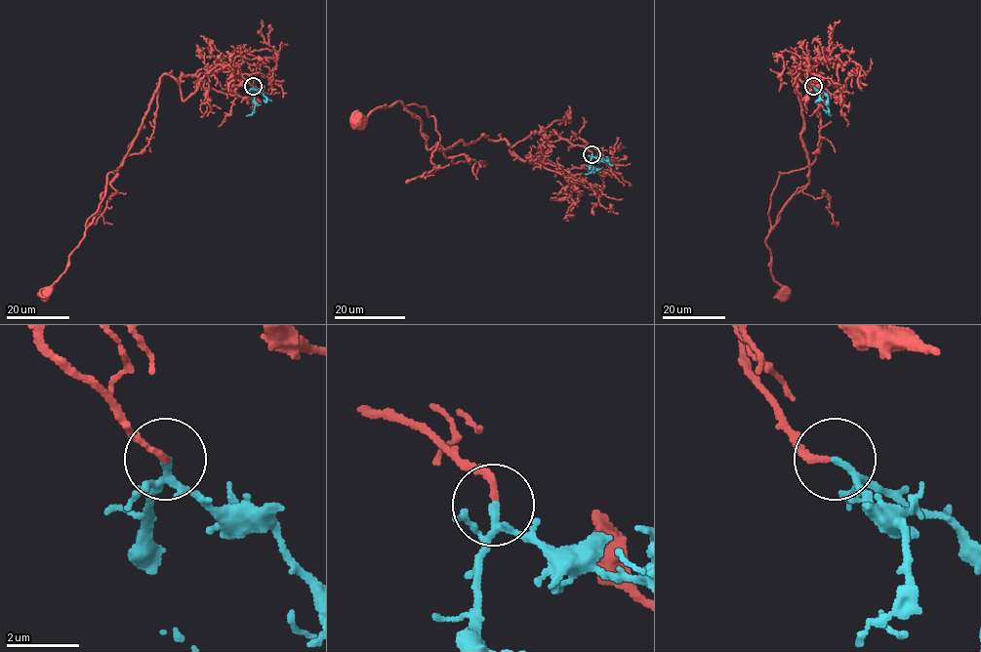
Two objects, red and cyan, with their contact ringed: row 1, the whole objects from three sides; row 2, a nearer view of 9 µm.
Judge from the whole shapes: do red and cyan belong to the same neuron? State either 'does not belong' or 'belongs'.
belongs

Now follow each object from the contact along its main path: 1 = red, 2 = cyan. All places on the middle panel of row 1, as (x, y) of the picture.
1: (592, 154), (537, 132), (511, 147), (483, 136), (429, 150), (421, 121), (399, 101), (357, 122)
2: (592, 154), (593, 171), (585, 174)

